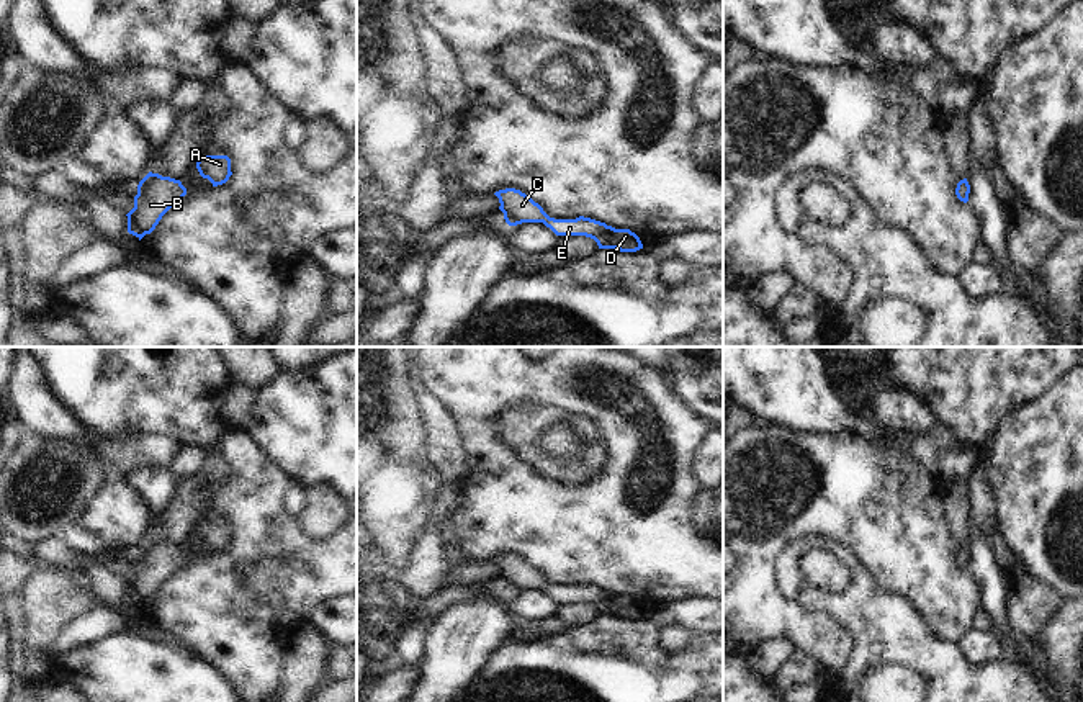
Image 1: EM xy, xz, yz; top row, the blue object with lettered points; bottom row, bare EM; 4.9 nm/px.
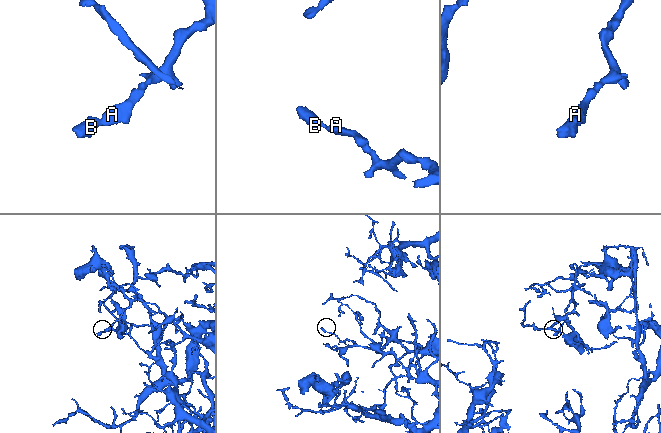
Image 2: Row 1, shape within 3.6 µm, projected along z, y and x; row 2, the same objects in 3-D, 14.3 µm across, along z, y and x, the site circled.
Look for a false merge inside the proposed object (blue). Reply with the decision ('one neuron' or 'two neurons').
one neuron

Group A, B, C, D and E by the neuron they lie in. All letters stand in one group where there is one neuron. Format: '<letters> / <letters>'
A B C D E

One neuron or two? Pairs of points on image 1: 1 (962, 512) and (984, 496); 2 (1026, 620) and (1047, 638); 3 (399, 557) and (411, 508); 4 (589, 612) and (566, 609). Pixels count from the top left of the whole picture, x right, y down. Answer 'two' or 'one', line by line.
1: two
2: two
3: one
4: one

